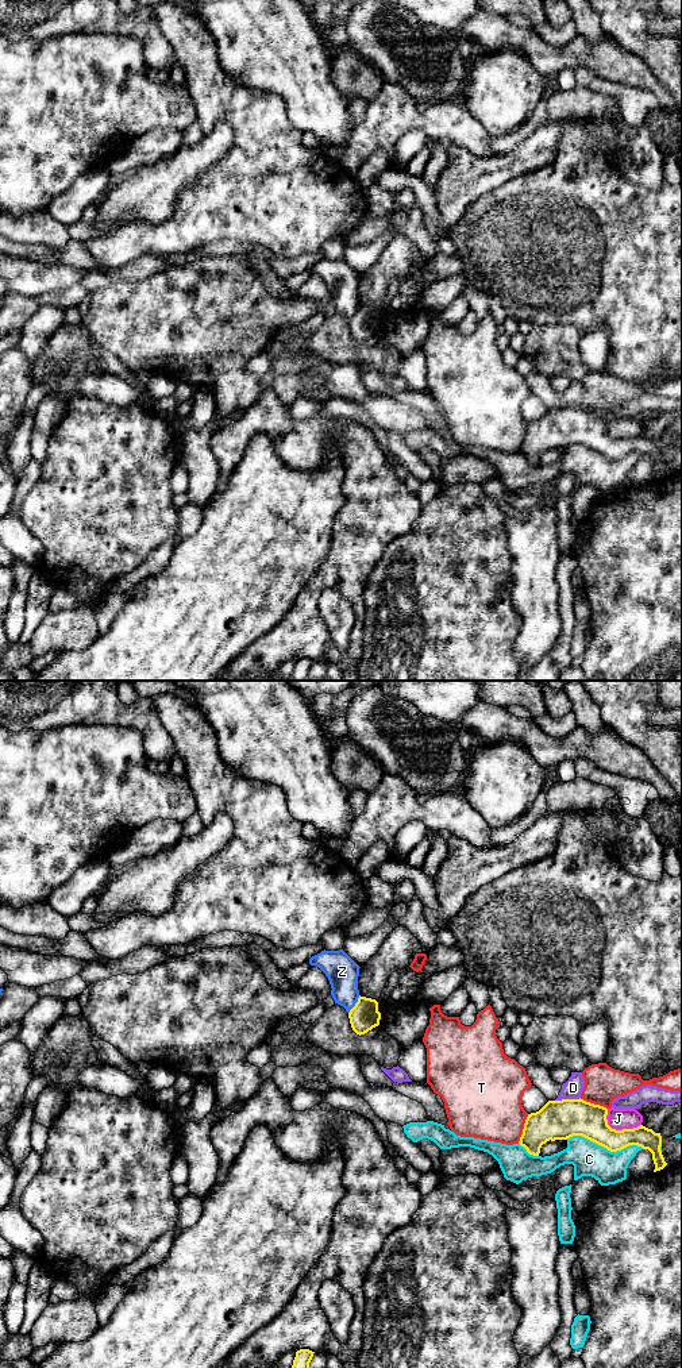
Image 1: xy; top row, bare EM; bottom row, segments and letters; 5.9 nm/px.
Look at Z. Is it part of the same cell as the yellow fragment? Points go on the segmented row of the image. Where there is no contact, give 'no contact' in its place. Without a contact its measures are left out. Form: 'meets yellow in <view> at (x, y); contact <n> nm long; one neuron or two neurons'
meets yellow in xy at (355, 1005); contact 130 nm long; two neurons

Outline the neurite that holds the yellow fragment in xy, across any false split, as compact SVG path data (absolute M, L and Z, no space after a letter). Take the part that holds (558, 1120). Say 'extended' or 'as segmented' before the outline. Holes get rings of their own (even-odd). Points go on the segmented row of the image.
as segmented; M583 1099L548 1101L539 1111L528 1114L519 1144L529 1155L539 1156L547 1141L567 1140L582 1136L610 1152L637 1145L652 1153L655 1169L667 1163L662 1155L662 1136L643 1125L616 1130L608 1125L608 1109Z

